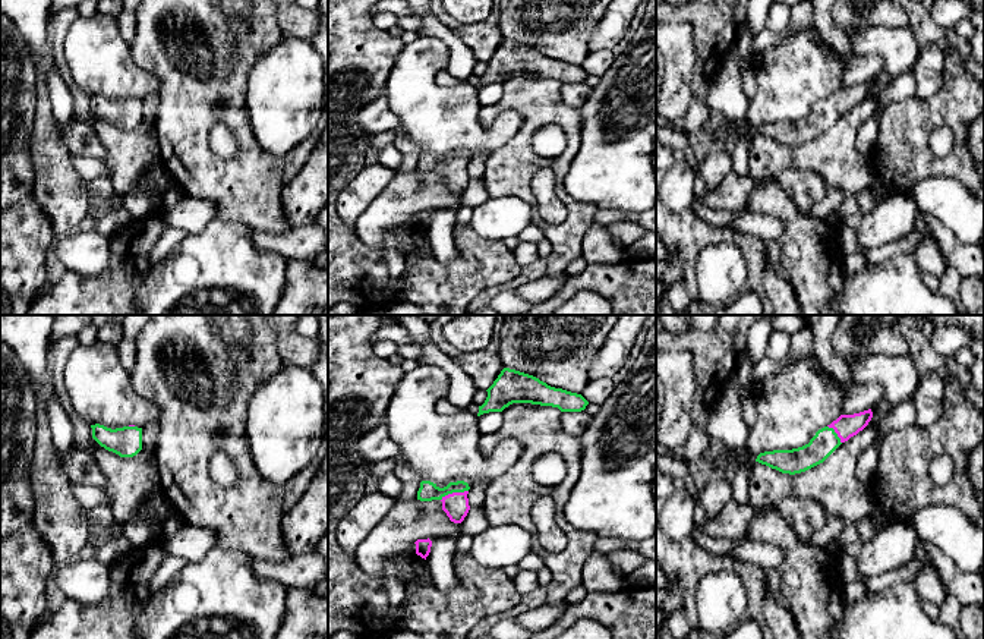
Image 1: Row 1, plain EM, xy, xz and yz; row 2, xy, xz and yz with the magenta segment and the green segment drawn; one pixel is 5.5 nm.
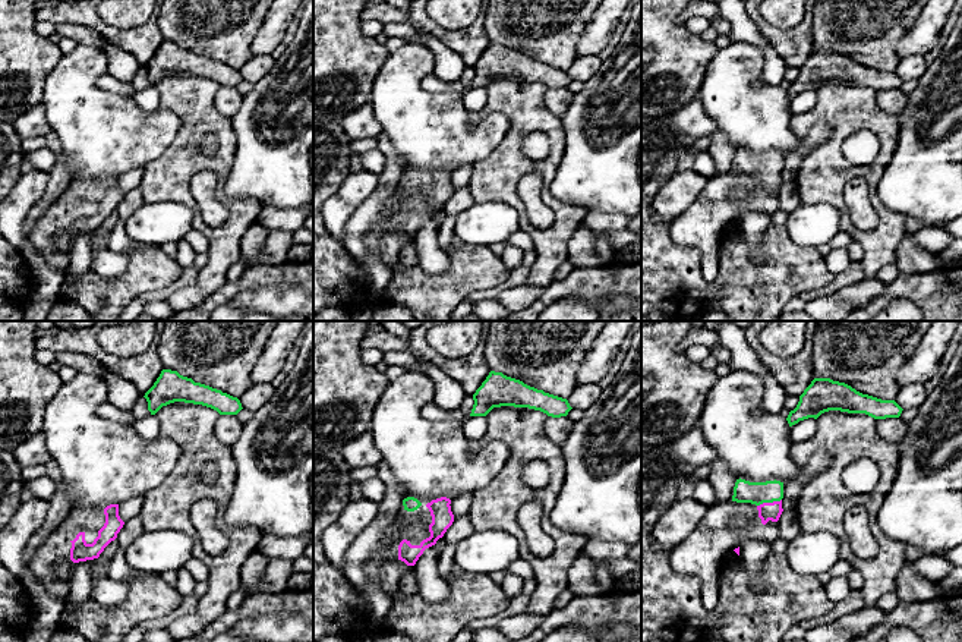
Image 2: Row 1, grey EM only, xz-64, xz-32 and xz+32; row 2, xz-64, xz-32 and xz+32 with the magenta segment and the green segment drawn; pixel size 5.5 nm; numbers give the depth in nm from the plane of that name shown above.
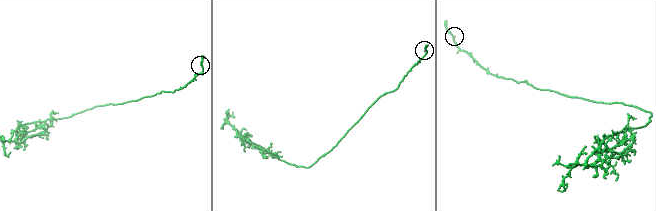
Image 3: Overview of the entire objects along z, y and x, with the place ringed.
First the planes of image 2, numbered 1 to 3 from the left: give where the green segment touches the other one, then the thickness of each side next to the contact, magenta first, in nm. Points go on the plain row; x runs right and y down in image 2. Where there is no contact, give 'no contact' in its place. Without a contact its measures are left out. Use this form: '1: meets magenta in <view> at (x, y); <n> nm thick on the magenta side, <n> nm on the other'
1: no contact
2: no contact
3: meets magenta in xz+32 at (769, 175); 100 nm thick on the magenta side, 130 nm on the other

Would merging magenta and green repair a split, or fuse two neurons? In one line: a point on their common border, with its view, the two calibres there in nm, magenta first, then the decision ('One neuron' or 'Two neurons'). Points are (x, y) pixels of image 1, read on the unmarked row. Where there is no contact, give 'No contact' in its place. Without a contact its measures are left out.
Touches magenta at xz (454, 164). Thickness 140 nm (magenta) against 110 nm. One neuron

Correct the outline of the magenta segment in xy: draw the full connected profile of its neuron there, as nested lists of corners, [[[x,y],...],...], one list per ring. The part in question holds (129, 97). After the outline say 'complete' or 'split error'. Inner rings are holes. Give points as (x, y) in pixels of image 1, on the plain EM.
[[[100,95],[91,97],[91,100],[92,110],[120,129],[133,129],[142,122],[142,100],[129,97],[111,101]]] | split error

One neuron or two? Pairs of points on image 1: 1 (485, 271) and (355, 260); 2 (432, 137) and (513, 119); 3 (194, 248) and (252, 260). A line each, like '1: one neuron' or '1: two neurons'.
1: one neuron
2: one neuron
3: one neuron

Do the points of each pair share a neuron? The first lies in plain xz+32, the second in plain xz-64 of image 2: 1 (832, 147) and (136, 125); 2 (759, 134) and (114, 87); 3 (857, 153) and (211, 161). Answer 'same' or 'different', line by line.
1: different
2: different
3: different

